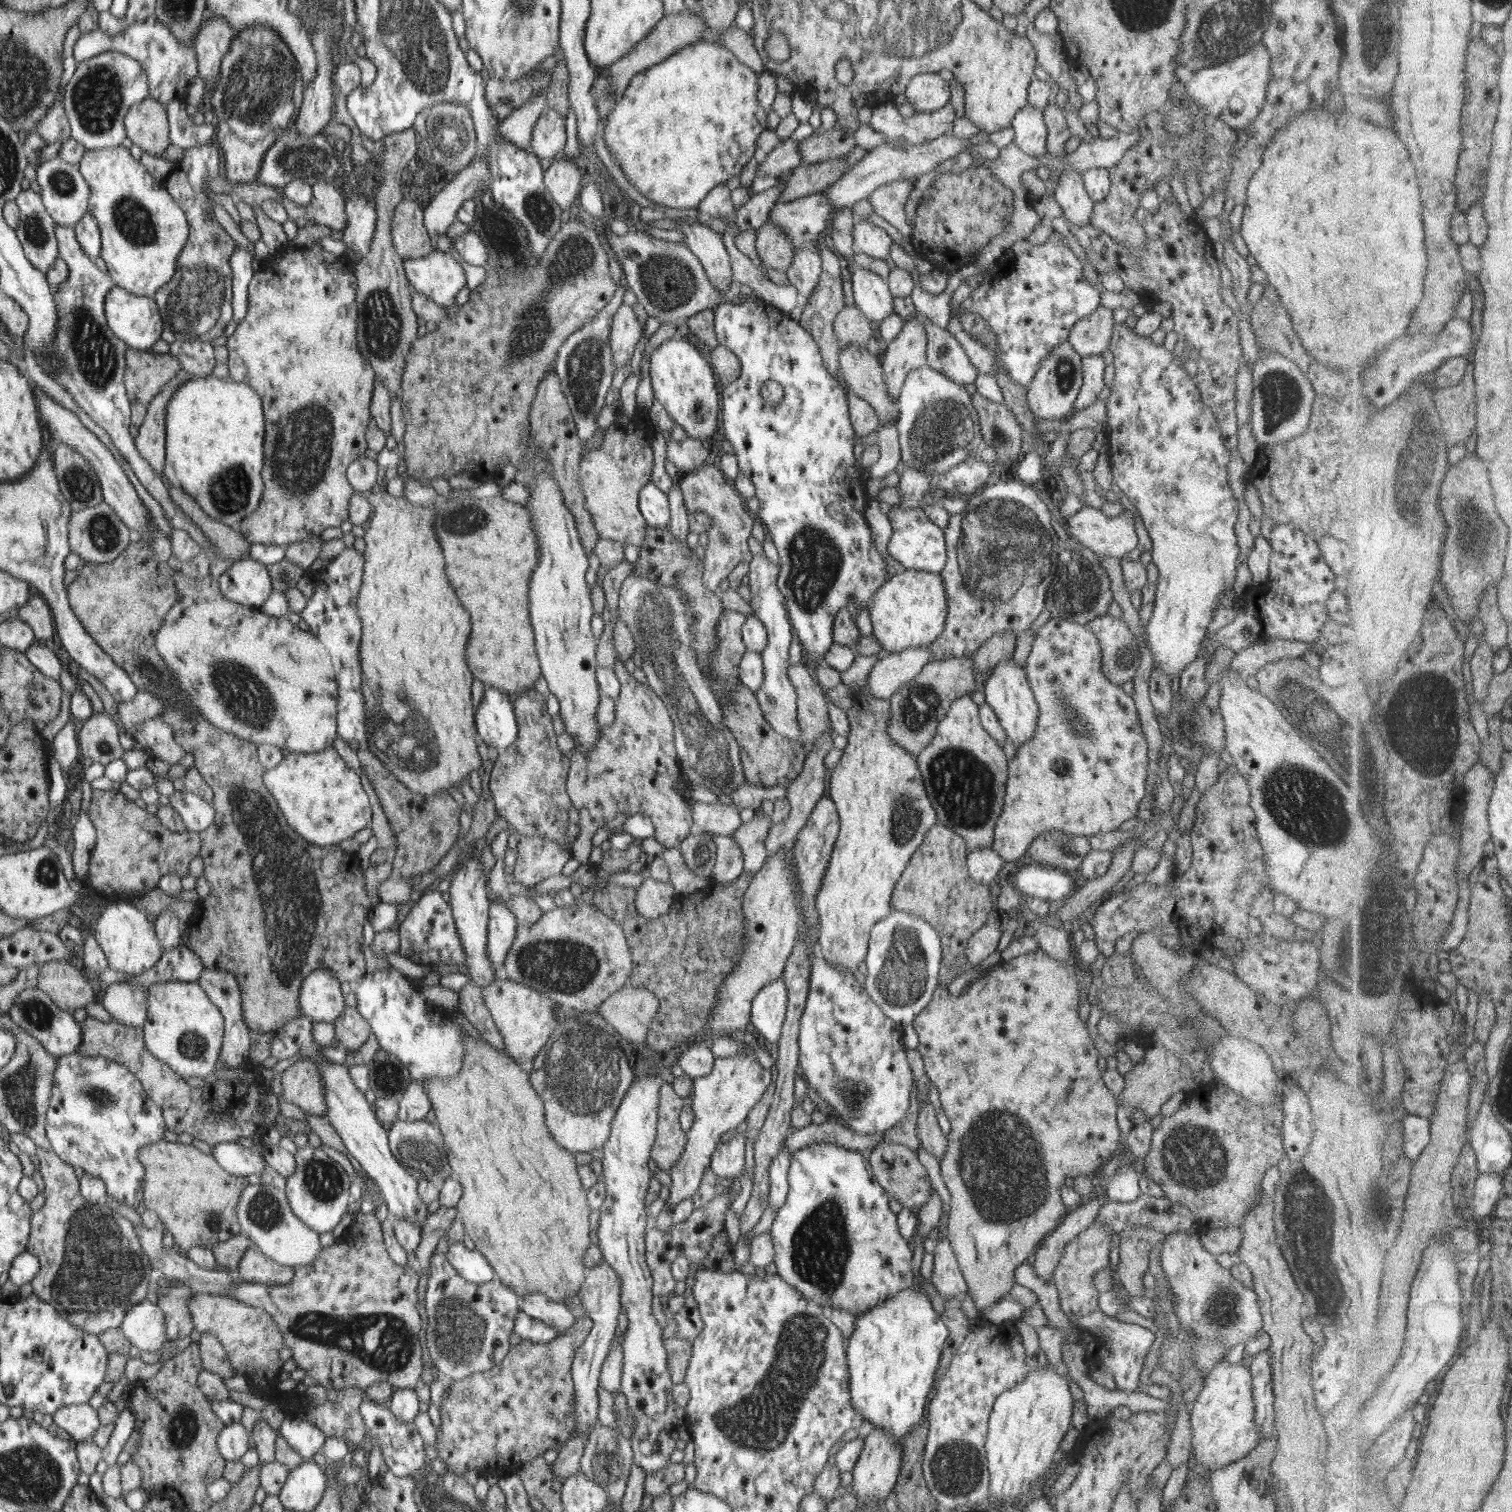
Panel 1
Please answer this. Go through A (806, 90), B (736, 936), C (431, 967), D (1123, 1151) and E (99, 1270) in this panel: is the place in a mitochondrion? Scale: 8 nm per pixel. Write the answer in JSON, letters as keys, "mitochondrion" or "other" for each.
{"A":"other","B":"mitochondrion","C":"other","D":"other","E":"mitochondrion"}

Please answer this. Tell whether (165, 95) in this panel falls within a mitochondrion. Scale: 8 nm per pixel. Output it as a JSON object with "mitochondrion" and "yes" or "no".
{"mitochondrion":"no"}

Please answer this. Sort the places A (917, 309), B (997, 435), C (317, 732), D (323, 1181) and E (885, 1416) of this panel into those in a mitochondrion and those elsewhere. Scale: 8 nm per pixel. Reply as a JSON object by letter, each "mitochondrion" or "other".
{"A":"other","B":"mitochondrion","C":"other","D":"mitochondrion","E":"other"}

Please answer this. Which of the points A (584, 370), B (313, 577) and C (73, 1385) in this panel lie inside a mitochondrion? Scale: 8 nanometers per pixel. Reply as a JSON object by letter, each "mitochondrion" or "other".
{"A":"mitochondrion","B":"other","C":"other"}

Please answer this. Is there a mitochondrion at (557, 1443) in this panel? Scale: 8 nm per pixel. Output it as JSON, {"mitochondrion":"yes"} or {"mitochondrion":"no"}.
{"mitochondrion":"no"}

